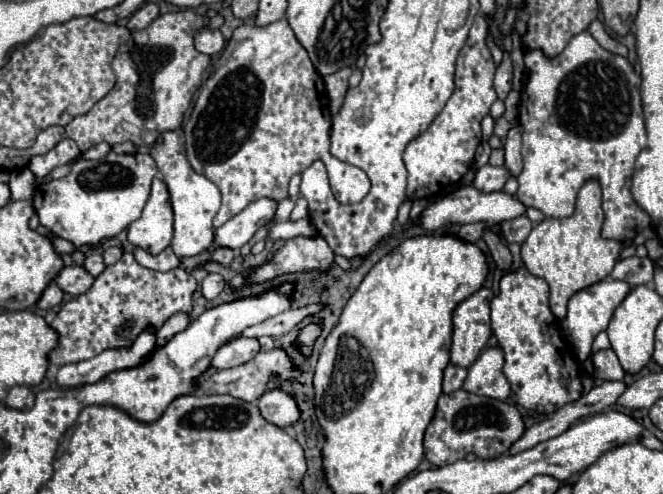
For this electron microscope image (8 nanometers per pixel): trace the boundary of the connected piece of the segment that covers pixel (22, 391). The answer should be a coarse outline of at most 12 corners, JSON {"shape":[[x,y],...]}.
{"shape":[[27,386],[9,390],[5,404],[27,410],[35,404],[35,394]]}

